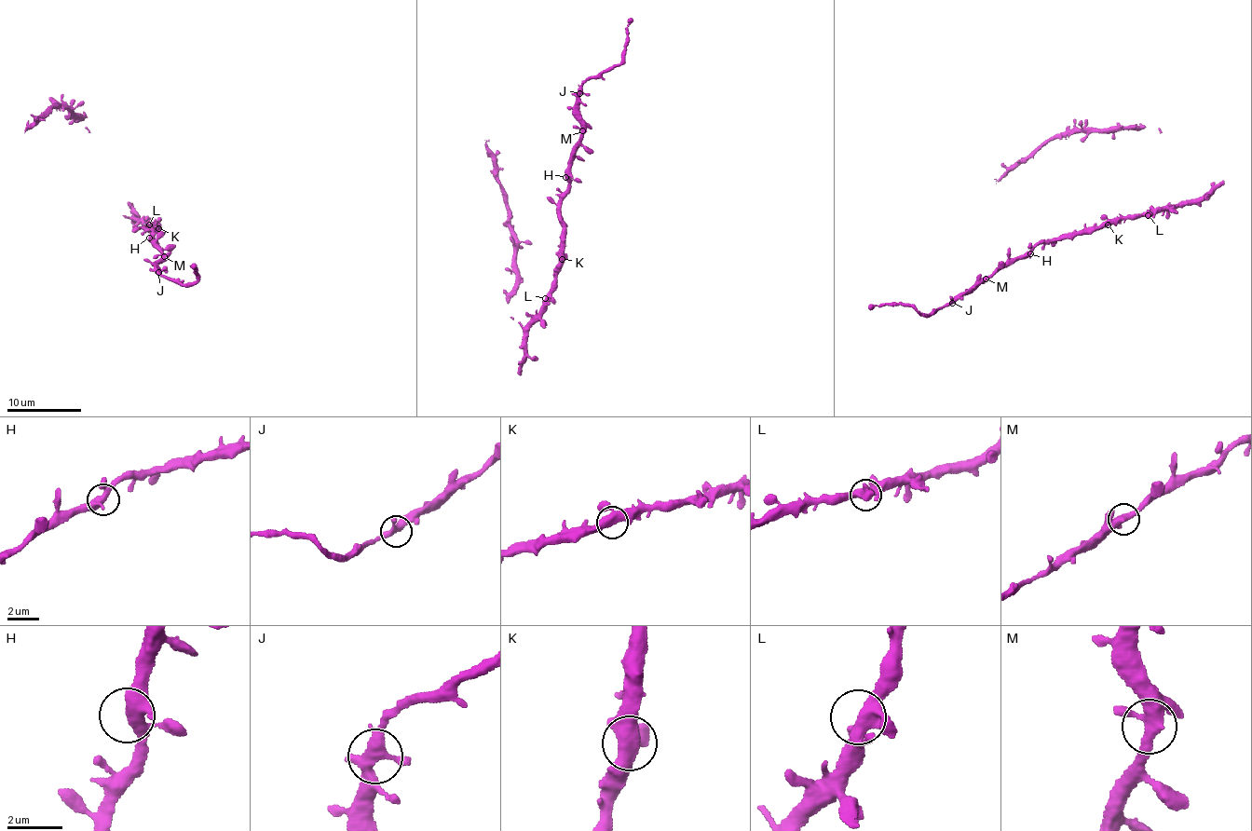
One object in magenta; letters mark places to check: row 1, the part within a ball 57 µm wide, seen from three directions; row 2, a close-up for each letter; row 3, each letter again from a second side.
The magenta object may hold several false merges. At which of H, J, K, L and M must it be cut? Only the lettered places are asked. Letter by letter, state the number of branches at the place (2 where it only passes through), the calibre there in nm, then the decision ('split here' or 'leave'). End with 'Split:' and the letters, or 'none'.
H: 4 | 380 nm | leave
J: 4 | 360 nm | leave
K: 4 | 440 nm | leave
L: 6 | 400 nm | leave
M: 4 | 400 nm | leave
Split: none

